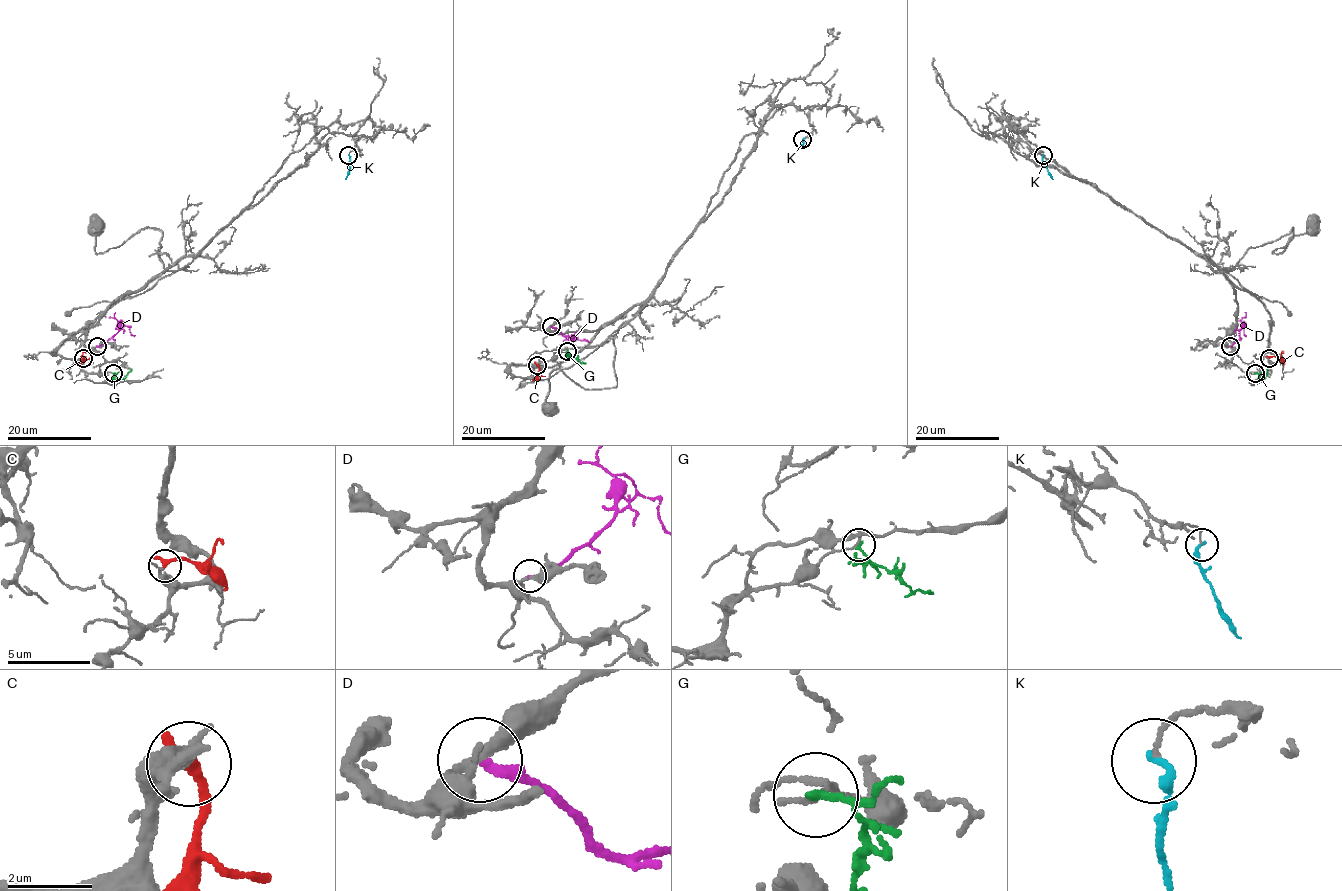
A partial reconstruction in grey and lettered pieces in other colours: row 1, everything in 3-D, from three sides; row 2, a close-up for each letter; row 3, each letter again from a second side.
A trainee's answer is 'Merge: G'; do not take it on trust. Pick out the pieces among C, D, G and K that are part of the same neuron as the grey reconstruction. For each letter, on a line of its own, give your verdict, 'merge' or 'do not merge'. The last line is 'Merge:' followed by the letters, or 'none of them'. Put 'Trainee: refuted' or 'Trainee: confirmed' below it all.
C: do not merge
D: do not merge
G: do not merge
K: do not merge
Merge: none of them
Trainee: refuted

